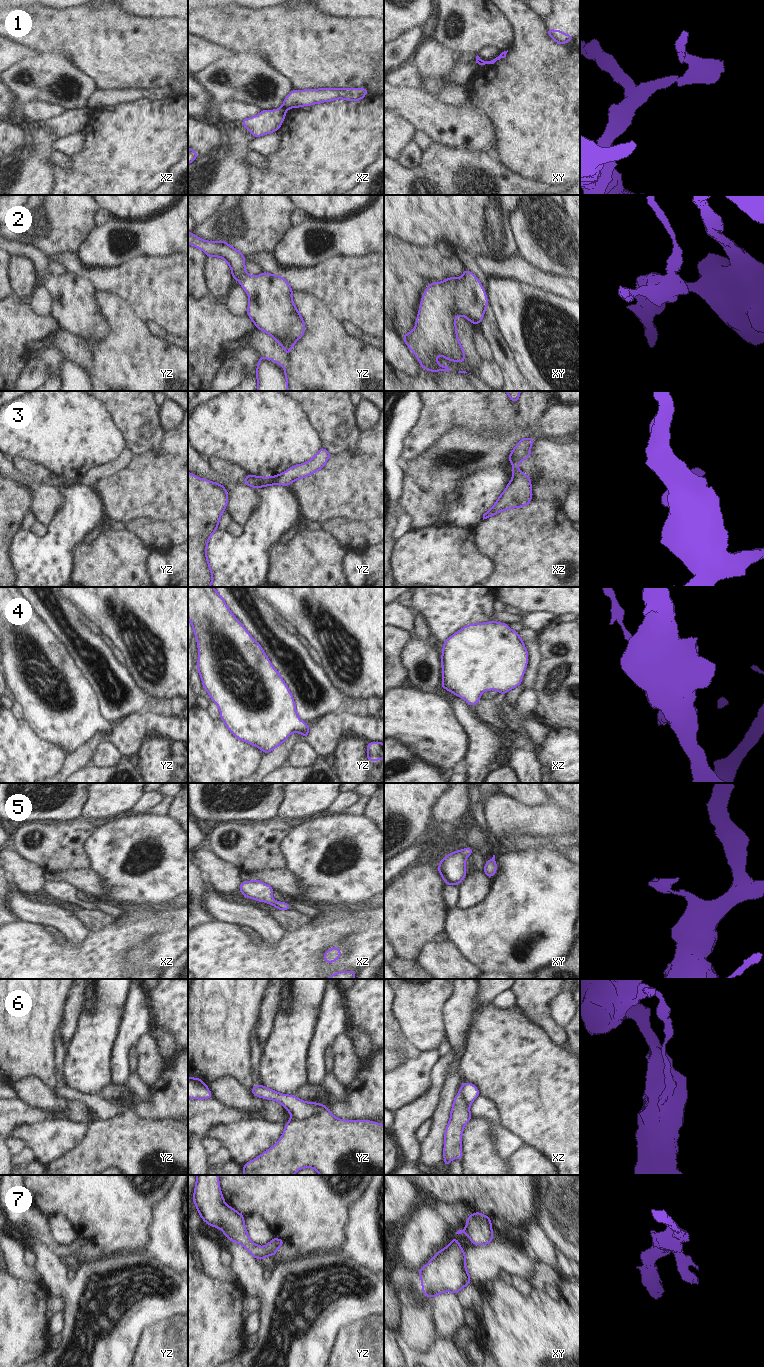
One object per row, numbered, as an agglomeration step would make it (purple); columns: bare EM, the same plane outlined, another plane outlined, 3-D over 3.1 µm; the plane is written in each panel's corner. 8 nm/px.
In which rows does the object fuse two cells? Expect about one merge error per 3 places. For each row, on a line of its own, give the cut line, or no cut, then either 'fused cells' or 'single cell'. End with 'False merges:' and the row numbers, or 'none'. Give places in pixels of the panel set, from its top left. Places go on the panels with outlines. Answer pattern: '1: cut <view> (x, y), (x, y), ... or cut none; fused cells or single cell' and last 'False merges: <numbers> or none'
1: cut xz (282, 106), (287, 109); fused cells
2: cut none; single cell
3: cut none; single cell
4: cut none; single cell
5: cut none; single cell
6: cut yz (324, 1108), (307, 1119), (294, 1120), (292, 1118); fused cells
7: cut none; single cell
False merges: 1, 6

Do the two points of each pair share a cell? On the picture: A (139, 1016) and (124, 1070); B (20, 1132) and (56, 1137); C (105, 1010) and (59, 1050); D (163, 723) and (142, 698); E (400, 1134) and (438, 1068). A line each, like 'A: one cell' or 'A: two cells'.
A: one cell
B: one cell
C: two cells
D: two cells
E: one cell

